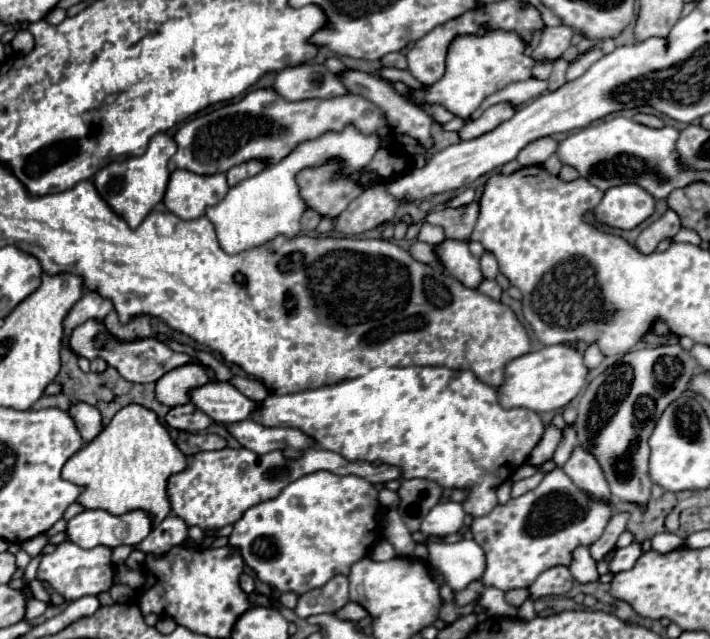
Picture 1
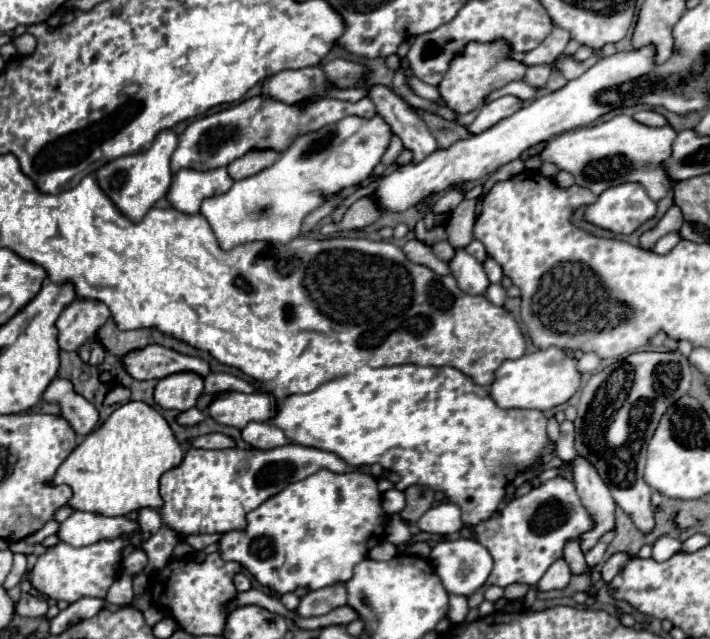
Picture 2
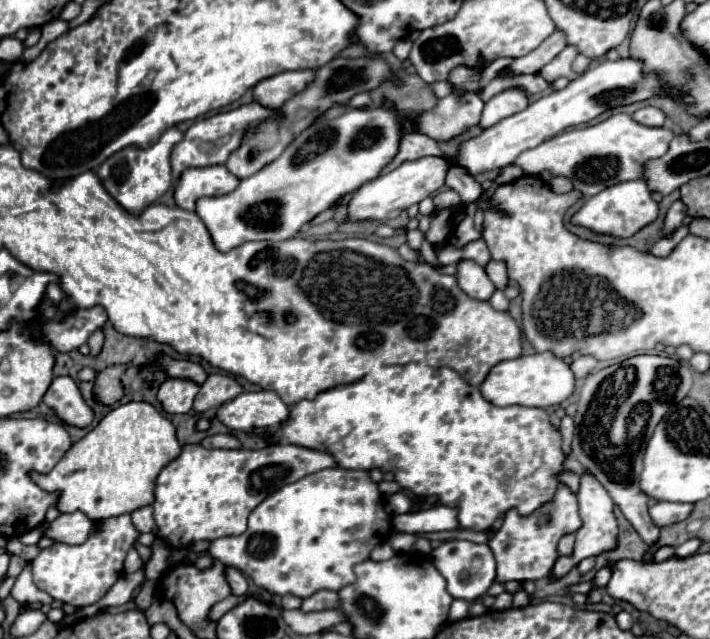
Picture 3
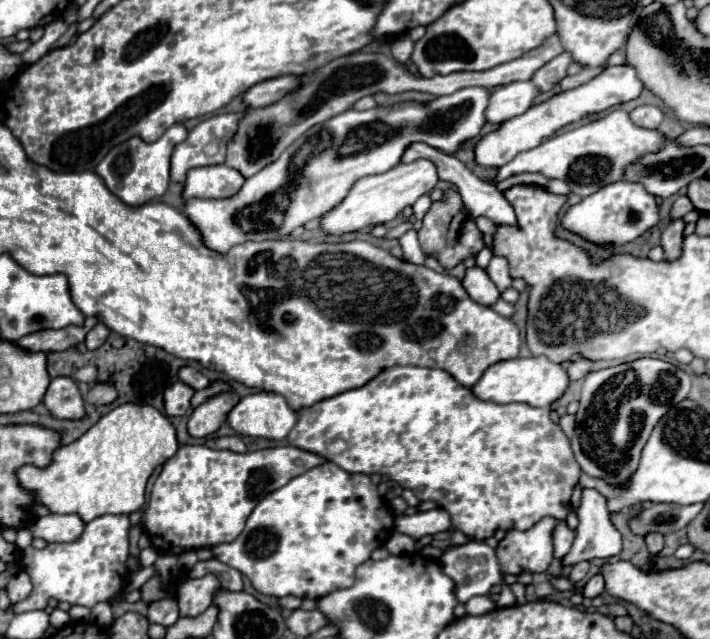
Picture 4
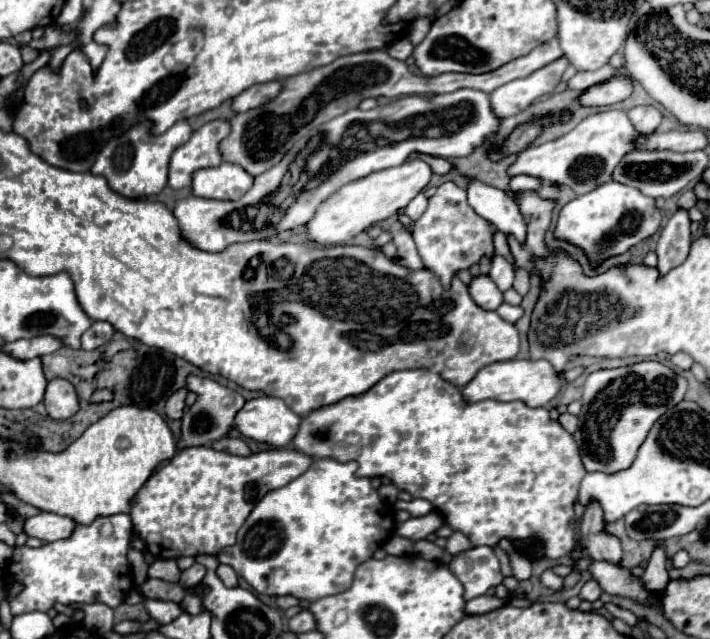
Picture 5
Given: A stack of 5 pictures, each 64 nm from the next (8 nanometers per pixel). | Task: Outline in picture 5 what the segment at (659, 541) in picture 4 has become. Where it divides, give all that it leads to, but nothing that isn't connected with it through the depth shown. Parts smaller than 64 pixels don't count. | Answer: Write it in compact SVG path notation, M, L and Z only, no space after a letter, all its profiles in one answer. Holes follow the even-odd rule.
M656 546L650 560L648 560L648 566L644 570L644 584L648 590L652 592L662 592L666 582L670 580L668 572L666 572L666 554L664 554L664 548L662 546Z

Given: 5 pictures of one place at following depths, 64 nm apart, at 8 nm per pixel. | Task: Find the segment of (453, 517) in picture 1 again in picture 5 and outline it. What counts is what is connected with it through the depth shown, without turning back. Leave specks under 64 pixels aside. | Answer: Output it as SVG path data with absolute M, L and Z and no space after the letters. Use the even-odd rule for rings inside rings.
M430 512L426 516L412 516L406 522L396 524L396 534L410 538L410 540L422 540L428 534L434 534L438 528L442 528L446 522L438 512Z

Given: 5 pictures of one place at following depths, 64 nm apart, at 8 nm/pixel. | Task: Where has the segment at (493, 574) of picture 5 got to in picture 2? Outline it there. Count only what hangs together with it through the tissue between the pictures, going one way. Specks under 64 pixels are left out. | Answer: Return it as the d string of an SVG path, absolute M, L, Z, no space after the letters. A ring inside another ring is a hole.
M458 538L458 540L452 540L452 542L438 542L432 548L430 564L434 566L436 574L440 576L442 584L444 584L444 588L448 592L460 594L460 596L470 596L486 582L486 578L488 578L488 574L492 570L492 556L476 540L472 540L472 538L470 540Z

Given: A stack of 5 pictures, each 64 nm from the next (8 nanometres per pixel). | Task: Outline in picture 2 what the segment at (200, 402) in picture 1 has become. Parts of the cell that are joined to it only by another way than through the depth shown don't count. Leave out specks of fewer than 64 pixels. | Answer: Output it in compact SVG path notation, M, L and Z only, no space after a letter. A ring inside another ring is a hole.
M218 392L208 404L208 414L226 426L244 428L250 420L266 422L276 412L276 400L272 394L240 394L240 392Z

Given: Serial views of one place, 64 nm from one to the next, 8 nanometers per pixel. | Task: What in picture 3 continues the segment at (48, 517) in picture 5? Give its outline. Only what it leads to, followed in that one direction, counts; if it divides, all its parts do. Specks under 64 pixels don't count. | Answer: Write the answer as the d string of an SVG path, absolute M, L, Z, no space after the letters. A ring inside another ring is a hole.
M84 512L62 514L54 522L44 522L44 526L48 526L46 536L64 544L84 544L84 540L88 540L88 536L96 530L96 524L98 522L84 516Z

